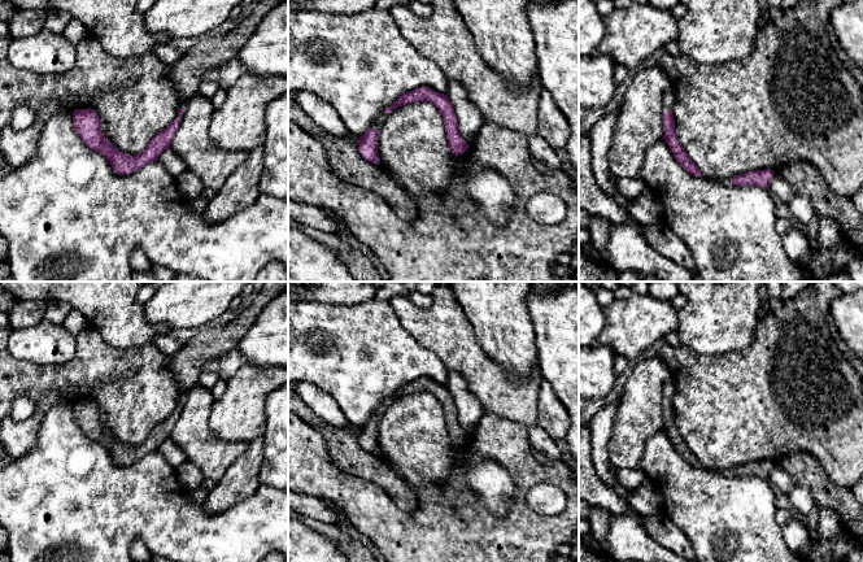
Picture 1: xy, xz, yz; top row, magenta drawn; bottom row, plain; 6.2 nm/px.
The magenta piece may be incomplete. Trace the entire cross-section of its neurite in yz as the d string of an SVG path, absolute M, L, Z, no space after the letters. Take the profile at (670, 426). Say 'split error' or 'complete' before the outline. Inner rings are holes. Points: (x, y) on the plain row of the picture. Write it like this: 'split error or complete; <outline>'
split error; M671 378L666 382L662 395L662 410L664 415L663 430L668 435L676 452L679 452L688 463L690 463L694 467L702 467L701 461L687 445L685 440L683 439L681 434L677 430L674 405L672 405L674 395L675 395L675 380Z

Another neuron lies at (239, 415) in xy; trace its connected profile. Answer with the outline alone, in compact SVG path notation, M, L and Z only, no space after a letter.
M244 362L239 371L227 380L223 396L214 401L209 417L210 430L225 441L249 443L263 436L266 431L266 398L286 384L288 384L288 366L262 367Z

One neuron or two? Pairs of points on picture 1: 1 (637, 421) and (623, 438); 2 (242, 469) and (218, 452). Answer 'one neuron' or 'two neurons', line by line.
1: one neuron
2: two neurons

